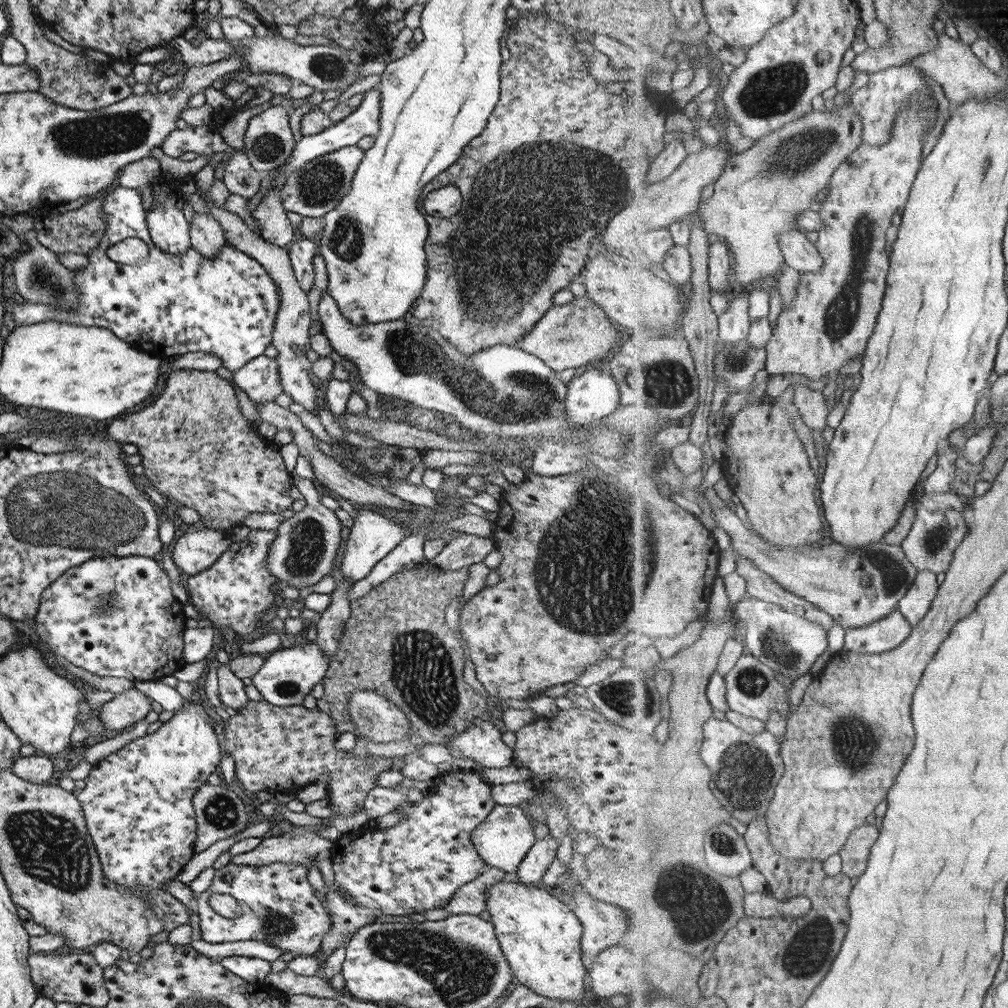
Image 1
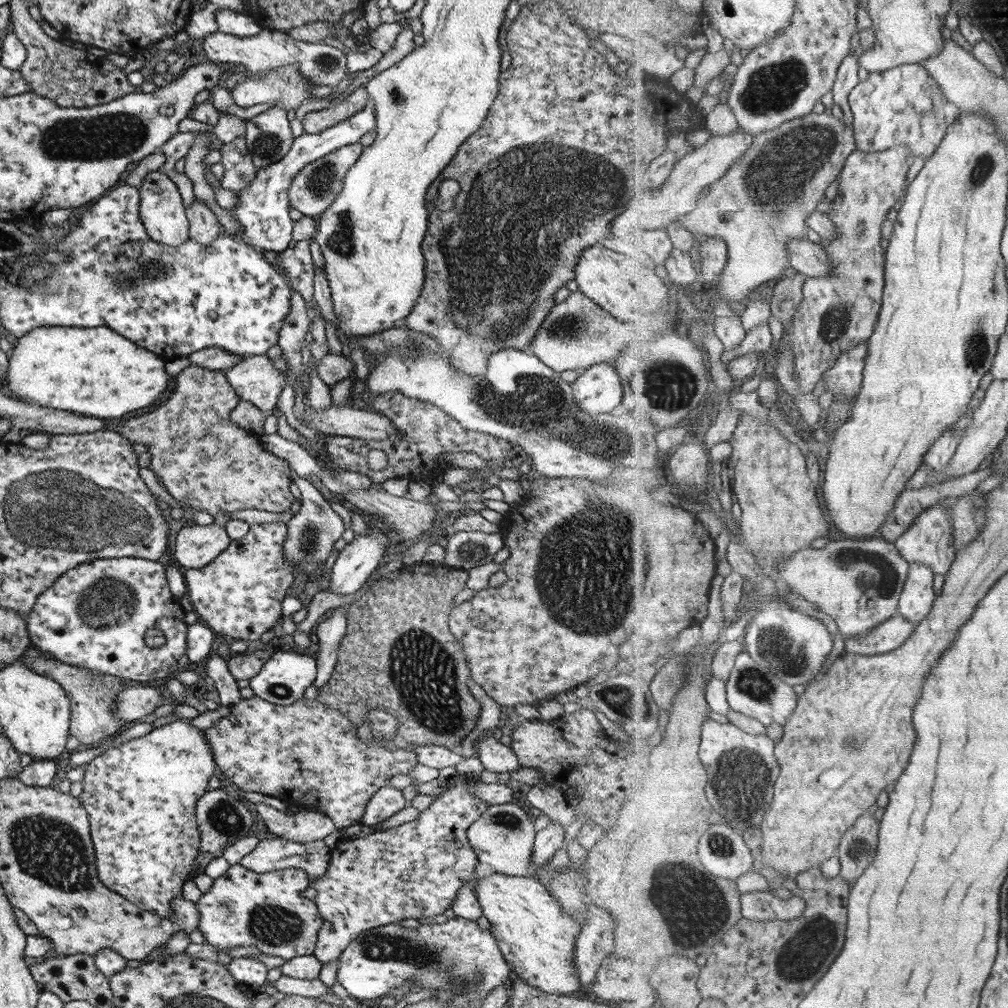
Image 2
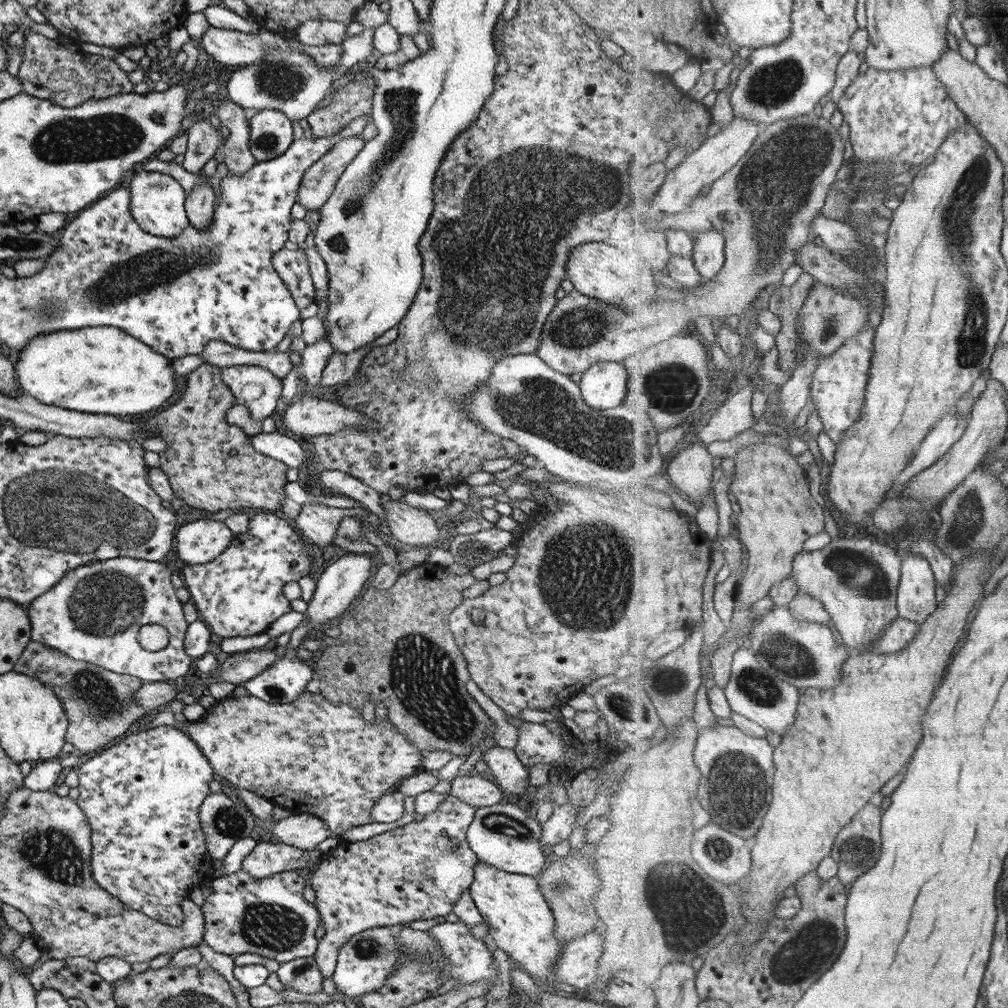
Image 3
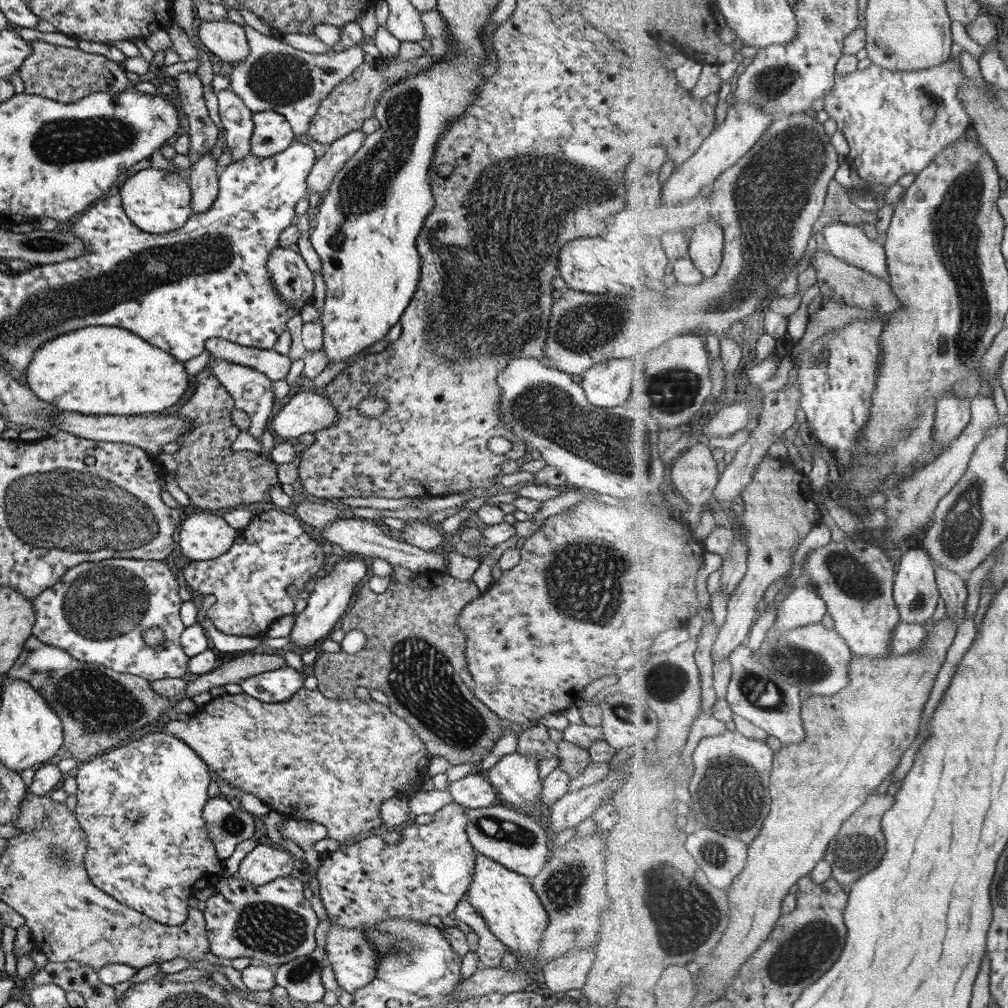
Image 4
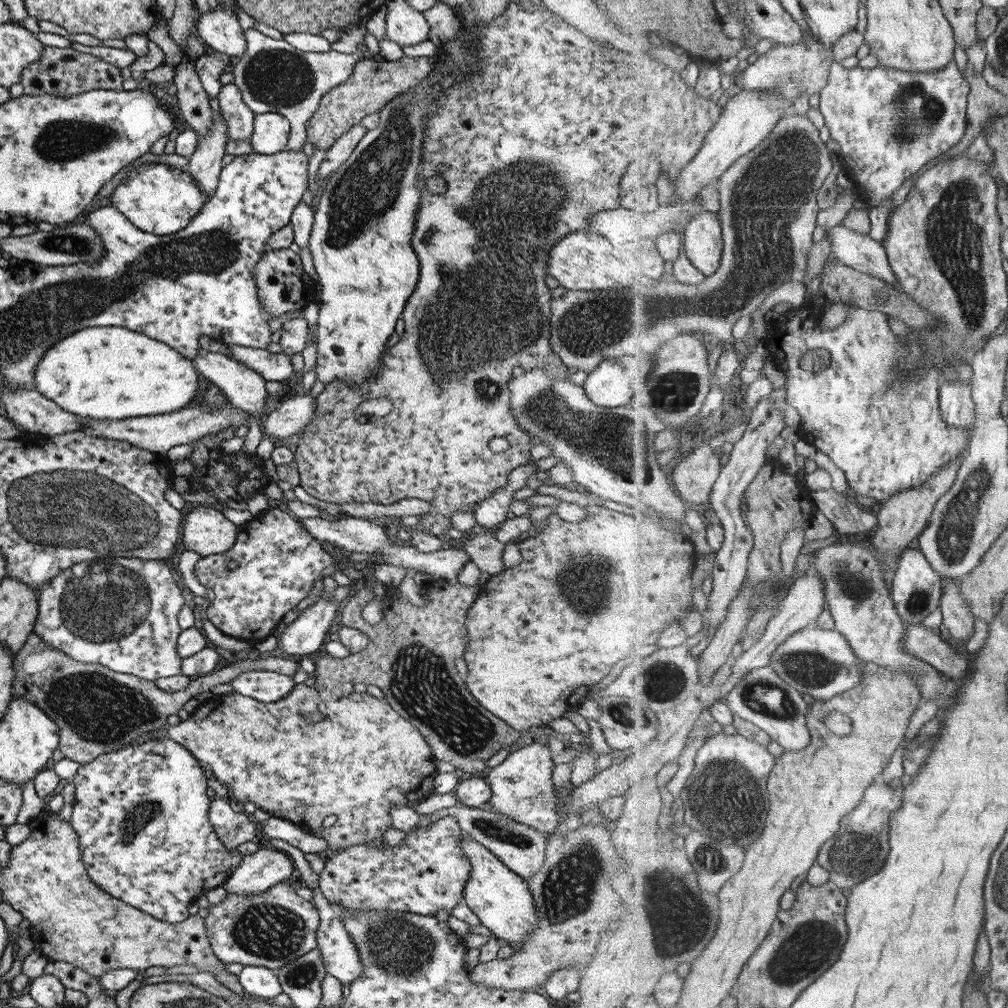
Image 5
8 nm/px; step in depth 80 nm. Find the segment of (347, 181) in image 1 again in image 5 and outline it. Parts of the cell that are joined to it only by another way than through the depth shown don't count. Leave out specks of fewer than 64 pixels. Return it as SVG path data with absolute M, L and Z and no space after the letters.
M356 124L341 134L329 148L324 150L325 158L321 160L322 163L319 164L316 176L325 178L325 176L329 176L332 172L335 172L350 158L353 149L367 131L361 124Z

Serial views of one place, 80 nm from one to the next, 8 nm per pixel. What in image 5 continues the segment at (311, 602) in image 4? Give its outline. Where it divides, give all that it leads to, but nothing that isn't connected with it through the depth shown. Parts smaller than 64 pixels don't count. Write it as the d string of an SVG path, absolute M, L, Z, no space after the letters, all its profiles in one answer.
M323 592L314 604L286 625L281 635L275 637L279 640L275 649L281 650L281 656L285 658L311 657L323 643L337 612L337 604L330 601L329 593Z

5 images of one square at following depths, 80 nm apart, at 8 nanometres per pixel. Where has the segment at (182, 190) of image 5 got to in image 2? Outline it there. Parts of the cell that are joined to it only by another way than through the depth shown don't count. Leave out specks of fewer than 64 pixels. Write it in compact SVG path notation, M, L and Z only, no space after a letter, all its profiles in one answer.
M160 169L146 174L138 190L137 218L149 239L167 247L177 247L188 236L188 221L175 184Z

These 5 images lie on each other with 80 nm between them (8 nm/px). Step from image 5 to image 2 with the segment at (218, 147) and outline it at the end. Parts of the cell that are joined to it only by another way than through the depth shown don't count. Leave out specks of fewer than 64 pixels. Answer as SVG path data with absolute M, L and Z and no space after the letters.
M194 198L193 203L184 211L188 221L188 236L191 241L209 244L219 233L217 218L202 202Z

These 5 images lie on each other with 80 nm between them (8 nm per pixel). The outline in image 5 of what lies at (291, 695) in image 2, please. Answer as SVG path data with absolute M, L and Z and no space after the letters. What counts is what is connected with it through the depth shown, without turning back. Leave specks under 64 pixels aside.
M269 670L242 672L229 684L233 687L233 692L265 704L281 701L295 686L292 676Z

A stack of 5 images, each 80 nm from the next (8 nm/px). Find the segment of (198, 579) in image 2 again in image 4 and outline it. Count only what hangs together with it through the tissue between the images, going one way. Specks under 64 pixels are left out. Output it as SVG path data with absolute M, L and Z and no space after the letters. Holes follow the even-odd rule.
M276 508L276 510L271 509L261 513L254 513L249 524L243 530L238 531L233 544L229 547L229 550L226 550L223 554L217 556L217 558L203 561L189 561L188 565L183 568L183 578L185 579L186 584L188 584L188 588L190 588L191 592L202 594L206 599L202 618L209 620L209 622L211 622L211 624L223 634L233 636L250 636L255 638L263 637L269 626L284 614L293 613L293 603L297 600L297 598L299 598L302 588L305 588L305 582L307 582L307 580L311 578L315 572L319 572L321 568L323 568L323 553L321 552L321 549L319 549L315 539L313 537L309 537L309 534L303 531L303 528L299 525L298 520L292 513L290 513L290 511ZM289 584L293 584L293 586L297 588L297 597L287 595L285 588L287 588Z

